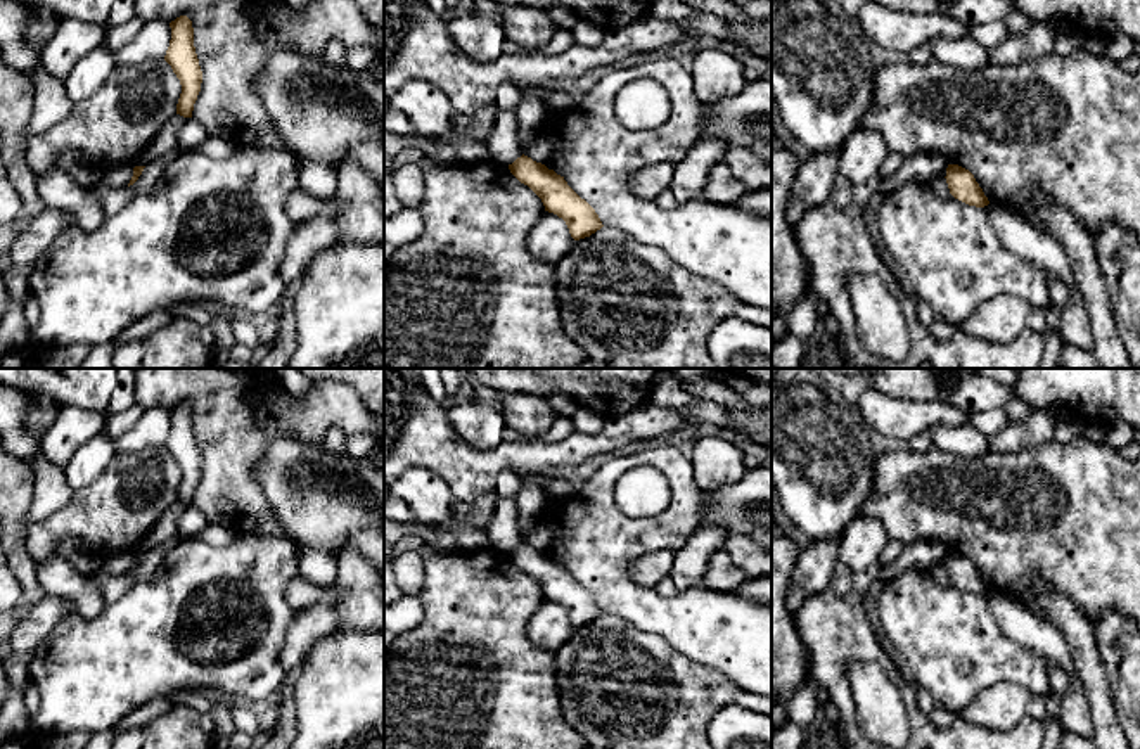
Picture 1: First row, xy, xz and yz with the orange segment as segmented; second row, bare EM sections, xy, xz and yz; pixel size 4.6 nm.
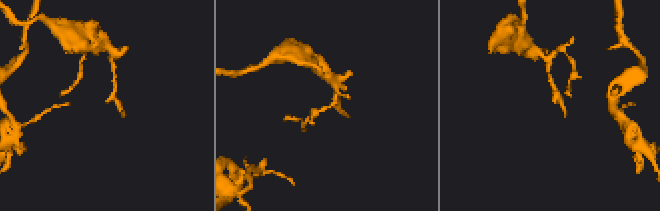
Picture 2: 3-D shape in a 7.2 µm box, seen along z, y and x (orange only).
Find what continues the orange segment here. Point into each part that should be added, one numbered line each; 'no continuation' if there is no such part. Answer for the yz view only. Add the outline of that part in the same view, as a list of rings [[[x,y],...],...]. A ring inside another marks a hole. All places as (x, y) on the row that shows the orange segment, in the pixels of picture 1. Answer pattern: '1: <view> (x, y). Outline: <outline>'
no continuation

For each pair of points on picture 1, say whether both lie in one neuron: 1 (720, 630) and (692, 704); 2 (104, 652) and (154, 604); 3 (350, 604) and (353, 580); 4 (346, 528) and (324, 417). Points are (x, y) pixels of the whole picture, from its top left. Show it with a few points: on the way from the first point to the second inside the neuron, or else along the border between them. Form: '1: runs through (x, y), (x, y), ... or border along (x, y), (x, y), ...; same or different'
1: border along (672, 646), (703, 665), (722, 670), (741, 687); different
2: runs through (118, 647), (147, 618); same
3: runs through (353, 599), (353, 585); same
4: border along (282, 436), (293, 436), (308, 445), (322, 447); different

